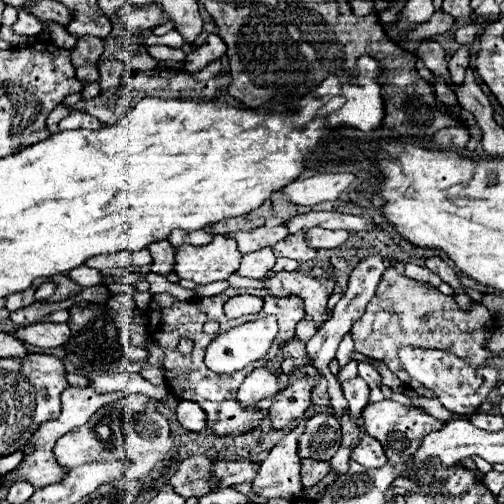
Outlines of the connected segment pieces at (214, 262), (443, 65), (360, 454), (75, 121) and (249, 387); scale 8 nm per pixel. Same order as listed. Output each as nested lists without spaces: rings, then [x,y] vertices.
[[[218,234],[206,246],[180,246],[176,250],[174,272],[180,278],[194,280],[196,284],[210,284],[216,280],[226,280],[234,274],[240,260],[242,254],[236,248],[236,240]]]
[[[424,40],[420,42],[418,50],[416,50],[416,56],[424,60],[426,68],[432,72],[432,74],[438,74],[438,76],[444,76],[448,80],[448,60],[444,56],[444,50],[438,42],[434,40]]]
[[[366,436],[354,450],[352,450],[352,460],[356,460],[358,464],[366,466],[366,468],[382,468],[388,460],[384,454],[384,448],[378,440],[374,440],[372,436]]]
[[[72,110],[70,116],[66,116],[60,122],[60,130],[78,130],[78,128],[88,128],[88,130],[100,130],[102,124],[98,122],[98,118],[80,112],[80,110]]]
[[[256,368],[240,386],[238,400],[244,408],[258,404],[262,398],[270,398],[280,390],[278,378],[268,368]]]

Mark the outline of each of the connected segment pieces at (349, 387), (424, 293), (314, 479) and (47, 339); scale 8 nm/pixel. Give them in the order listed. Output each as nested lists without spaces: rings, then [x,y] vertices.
[[[358,376],[354,380],[342,382],[342,390],[344,390],[344,396],[346,396],[348,404],[350,404],[350,416],[352,416],[352,420],[360,418],[364,406],[368,406],[368,396],[370,396],[368,384]]]
[[[390,266],[384,272],[366,312],[358,322],[354,322],[350,334],[356,342],[356,352],[364,354],[366,358],[378,358],[386,362],[386,366],[406,386],[412,386],[412,390],[416,390],[420,396],[434,398],[434,392],[424,388],[420,382],[406,378],[406,372],[402,372],[398,364],[398,348],[438,348],[454,352],[468,364],[484,364],[488,358],[492,358],[492,352],[484,350],[484,344],[492,336],[494,326],[496,324],[492,314],[482,304],[472,302],[472,308],[464,312],[458,308],[454,296],[444,296],[438,292],[438,288],[426,282],[410,280],[404,274],[398,274],[394,266]]]
[[[302,460],[300,466],[300,482],[304,488],[312,488],[316,486],[326,474],[330,472],[330,464],[328,462],[320,462],[320,460]]]
[[[36,322],[30,326],[20,326],[14,336],[26,344],[32,344],[36,348],[56,348],[68,342],[70,328],[68,324],[56,324],[56,322]]]

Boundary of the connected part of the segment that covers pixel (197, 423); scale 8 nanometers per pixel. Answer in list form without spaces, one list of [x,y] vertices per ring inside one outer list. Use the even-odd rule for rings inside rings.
[[[180,400],[178,408],[176,408],[176,418],[184,428],[188,428],[192,432],[200,432],[206,426],[204,410],[196,402],[190,402],[190,400]]]

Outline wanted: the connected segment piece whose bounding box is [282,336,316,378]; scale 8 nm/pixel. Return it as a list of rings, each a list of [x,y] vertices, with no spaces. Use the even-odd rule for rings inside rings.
[[[292,336],[292,340],[288,340],[288,344],[284,344],[284,348],[282,348],[282,356],[284,356],[284,360],[282,360],[282,370],[284,370],[284,374],[290,374],[294,368],[304,368],[306,370],[306,378],[310,378],[316,370],[308,364],[304,364],[304,356],[306,356],[306,348],[304,348],[304,344],[296,338],[296,336]]]

